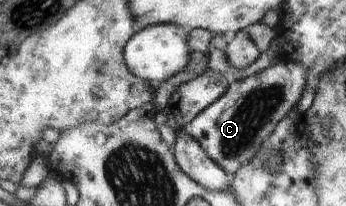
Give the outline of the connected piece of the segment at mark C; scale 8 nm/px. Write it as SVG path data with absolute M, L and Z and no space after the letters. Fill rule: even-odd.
M278 61L253 76L236 80L228 91L209 105L184 129L207 151L216 163L231 176L243 169L262 149L276 126L298 105L307 88L309 72L299 63Z

